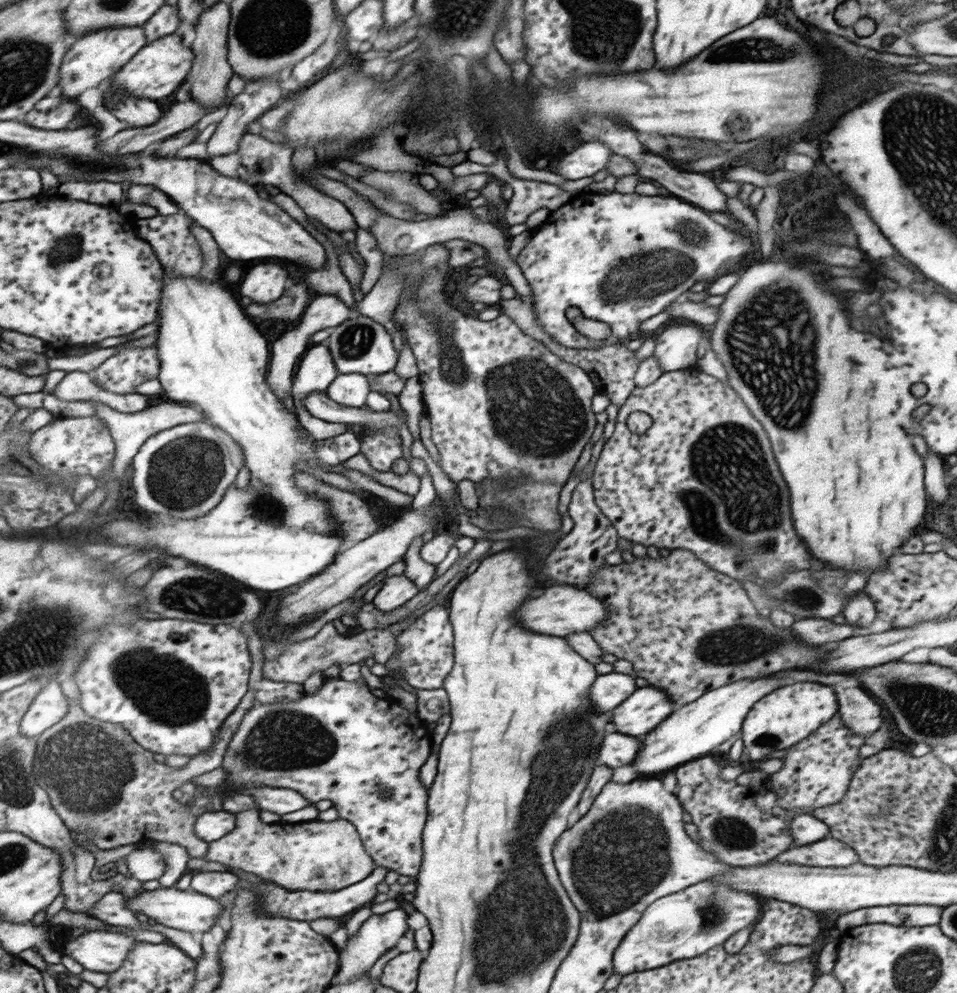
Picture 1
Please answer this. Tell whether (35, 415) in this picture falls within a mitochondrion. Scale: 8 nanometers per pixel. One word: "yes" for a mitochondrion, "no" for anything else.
no

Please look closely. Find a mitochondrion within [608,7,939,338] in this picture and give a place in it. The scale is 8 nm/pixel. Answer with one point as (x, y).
(751, 49)

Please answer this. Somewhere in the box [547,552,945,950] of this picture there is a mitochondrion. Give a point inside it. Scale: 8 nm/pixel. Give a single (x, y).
(621, 858)

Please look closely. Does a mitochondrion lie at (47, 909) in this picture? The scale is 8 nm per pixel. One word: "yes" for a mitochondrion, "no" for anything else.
no

